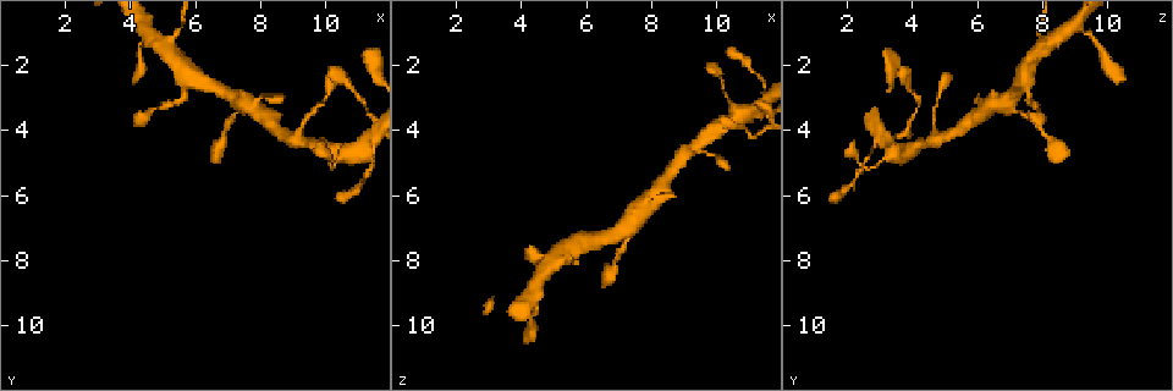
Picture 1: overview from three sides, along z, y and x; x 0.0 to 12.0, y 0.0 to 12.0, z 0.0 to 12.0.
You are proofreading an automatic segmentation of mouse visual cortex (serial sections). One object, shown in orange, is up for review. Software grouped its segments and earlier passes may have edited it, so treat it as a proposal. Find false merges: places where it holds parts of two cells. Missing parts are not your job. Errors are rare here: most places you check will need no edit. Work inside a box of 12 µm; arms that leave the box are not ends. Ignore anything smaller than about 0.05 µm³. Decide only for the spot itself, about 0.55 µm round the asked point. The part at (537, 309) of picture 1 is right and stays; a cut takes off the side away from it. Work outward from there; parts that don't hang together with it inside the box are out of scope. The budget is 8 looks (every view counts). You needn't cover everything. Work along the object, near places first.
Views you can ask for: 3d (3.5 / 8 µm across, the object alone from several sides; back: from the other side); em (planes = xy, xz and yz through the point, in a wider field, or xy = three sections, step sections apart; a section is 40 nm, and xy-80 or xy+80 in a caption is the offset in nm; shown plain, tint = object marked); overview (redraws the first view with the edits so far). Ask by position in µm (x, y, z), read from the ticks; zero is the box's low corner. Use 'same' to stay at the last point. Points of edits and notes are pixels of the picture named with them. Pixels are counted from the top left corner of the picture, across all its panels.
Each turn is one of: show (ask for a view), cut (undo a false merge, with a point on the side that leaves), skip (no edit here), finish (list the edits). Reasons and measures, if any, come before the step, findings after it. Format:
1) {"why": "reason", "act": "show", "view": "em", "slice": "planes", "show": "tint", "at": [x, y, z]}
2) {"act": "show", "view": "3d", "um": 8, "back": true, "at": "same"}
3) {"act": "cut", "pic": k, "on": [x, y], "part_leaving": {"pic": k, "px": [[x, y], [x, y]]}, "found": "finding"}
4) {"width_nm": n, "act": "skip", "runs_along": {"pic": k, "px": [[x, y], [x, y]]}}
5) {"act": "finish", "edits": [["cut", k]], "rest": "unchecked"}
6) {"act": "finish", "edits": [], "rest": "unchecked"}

{"why": "three arms meet", "act": "show", "view": "3d", "um": 3.5, "at": [5.2, 1.2, 8.0]}

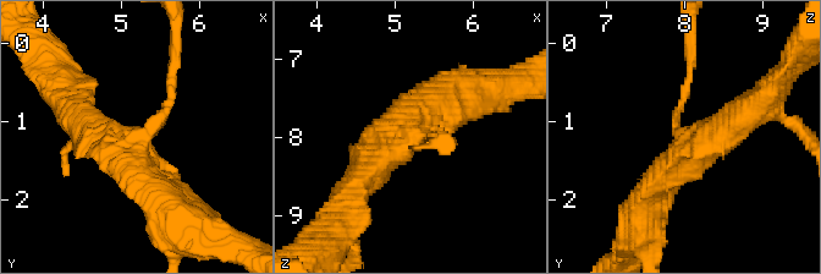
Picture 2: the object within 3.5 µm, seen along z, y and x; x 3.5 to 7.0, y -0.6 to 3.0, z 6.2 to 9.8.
{"arms": 3, "arm_widths_nm": [150, 450, 450], "why": "need the tissue", "act": "show", "view": "em", "slice": "xy", "step": 3, "show": "tint", "at": [5.25, 1.25, 8.00]}

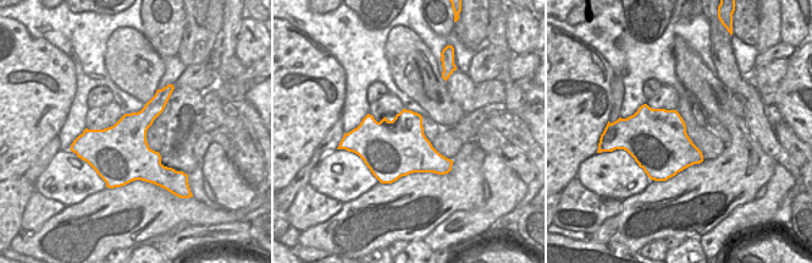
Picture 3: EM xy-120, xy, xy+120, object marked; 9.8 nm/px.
{"act": "skip", "runs_along": {"pic": 2, "px": [[351, 195], [400, 126], [441, 100]]}, "found": "one cell here"}

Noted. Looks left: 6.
{"why": "three-way junction", "act": "show", "view": "3d", "um": 8, "at": [7.3, 3.1, 6.9]}

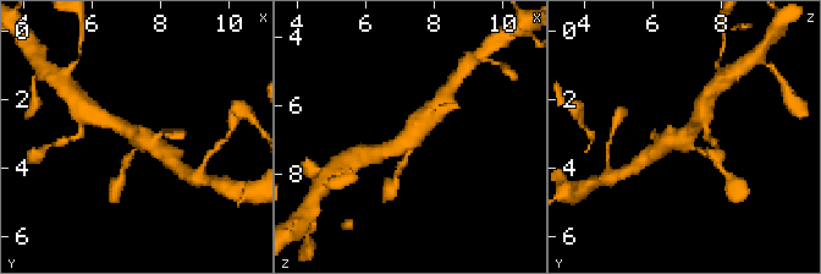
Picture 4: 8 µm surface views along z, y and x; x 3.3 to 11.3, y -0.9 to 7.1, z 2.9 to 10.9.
{"why": "zoom in", "act": "show", "view": "3d", "um": 3.5, "back": true, "at": [7.3, 3.1, 6.9]}

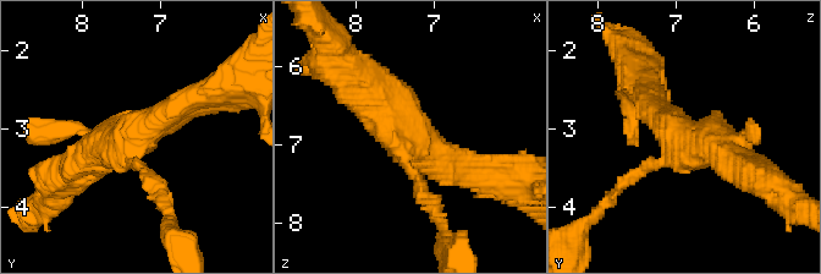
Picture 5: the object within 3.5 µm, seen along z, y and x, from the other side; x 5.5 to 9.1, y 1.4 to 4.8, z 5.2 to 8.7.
{"arms": 3, "arm_widths_nm": [150, 300, 500], "why": "now the EM", "act": "show", "view": "em", "slice": "xy", "step": 1, "show": "tint", "at": [7.25, 3.10, 6.90]}

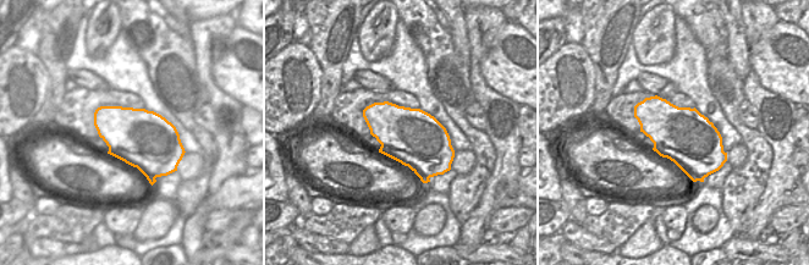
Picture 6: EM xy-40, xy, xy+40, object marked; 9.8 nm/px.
{"act": "skip", "runs_along": {"pic": 5, "px": [[477, 168], [419, 143], [363, 80]]}, "found": "all the same cell"}

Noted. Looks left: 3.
{"act": "show", "view": "3d", "um": 8, "at": [9.8, 3.3, 4.7]}

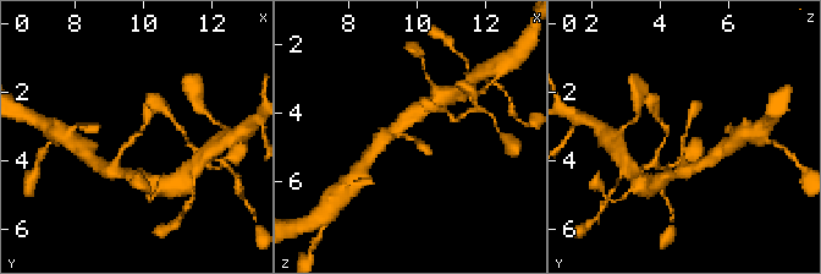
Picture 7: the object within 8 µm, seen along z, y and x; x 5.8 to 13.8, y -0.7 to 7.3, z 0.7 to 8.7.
{"why": "now the EM", "act": "show", "view": "em", "slice": "xy", "step": 3, "show": "tint", "at": [9.7, 3.3, 4.7]}

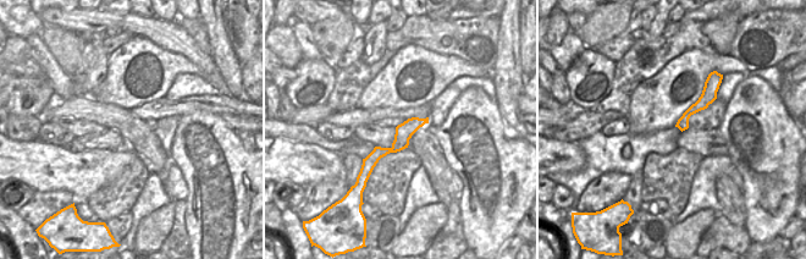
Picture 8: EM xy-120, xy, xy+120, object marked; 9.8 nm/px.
{"act": "skip", "runs_along": {"pic": 7, "px": [[109, 170], [152, 110]]}, "found": "all the same cell"}

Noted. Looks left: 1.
{"act": "finish", "edits": [], "rest": "unchecked"}

